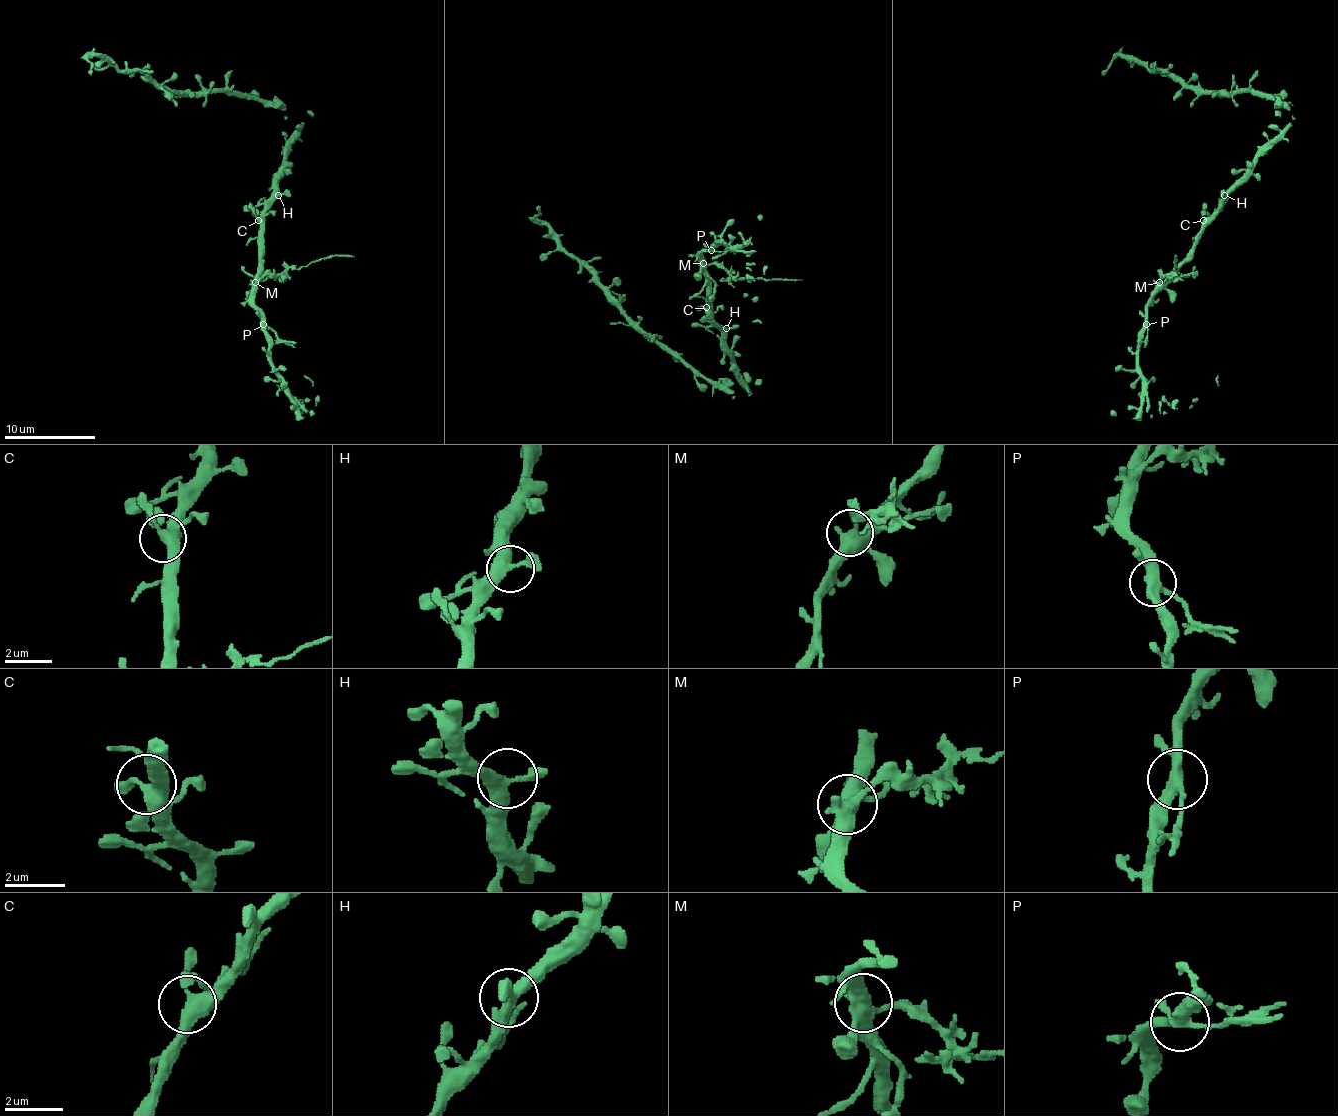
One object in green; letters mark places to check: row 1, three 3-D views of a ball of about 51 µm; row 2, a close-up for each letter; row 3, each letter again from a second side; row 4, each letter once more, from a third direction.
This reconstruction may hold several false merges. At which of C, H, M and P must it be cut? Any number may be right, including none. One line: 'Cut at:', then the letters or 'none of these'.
Cut at: M, P

